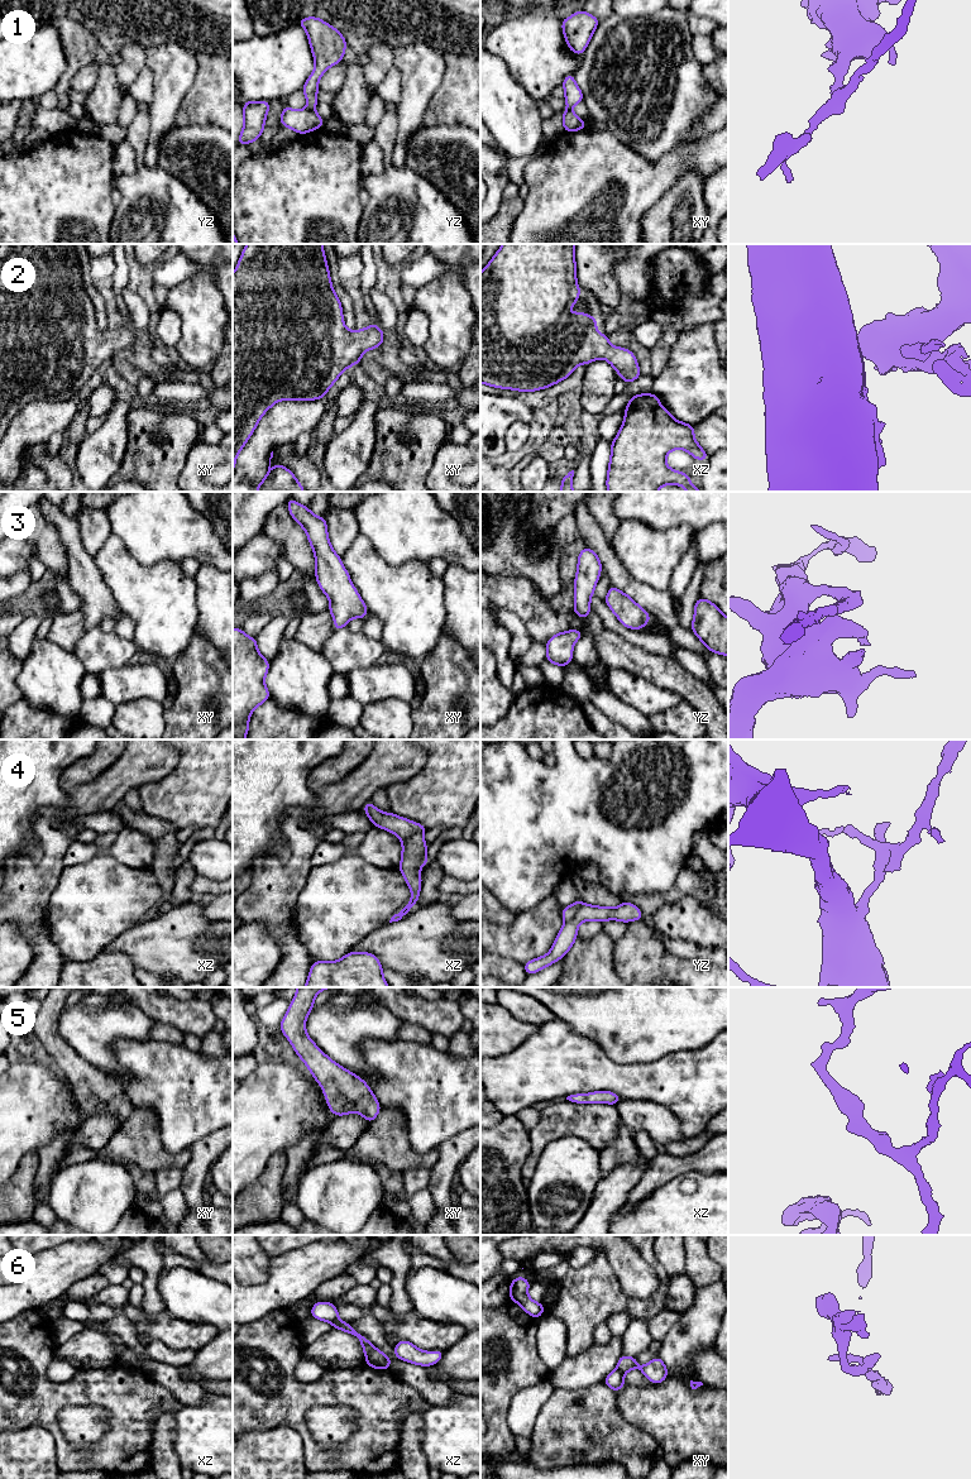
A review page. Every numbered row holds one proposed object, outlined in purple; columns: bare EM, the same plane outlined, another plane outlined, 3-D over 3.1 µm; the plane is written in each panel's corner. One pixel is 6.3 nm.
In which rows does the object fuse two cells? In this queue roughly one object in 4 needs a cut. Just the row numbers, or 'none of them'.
1, 4, 6

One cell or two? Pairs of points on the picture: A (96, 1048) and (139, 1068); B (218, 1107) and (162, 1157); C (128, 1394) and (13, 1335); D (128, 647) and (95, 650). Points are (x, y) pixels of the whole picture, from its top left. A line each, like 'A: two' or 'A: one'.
A: two
B: two
C: one
D: one

